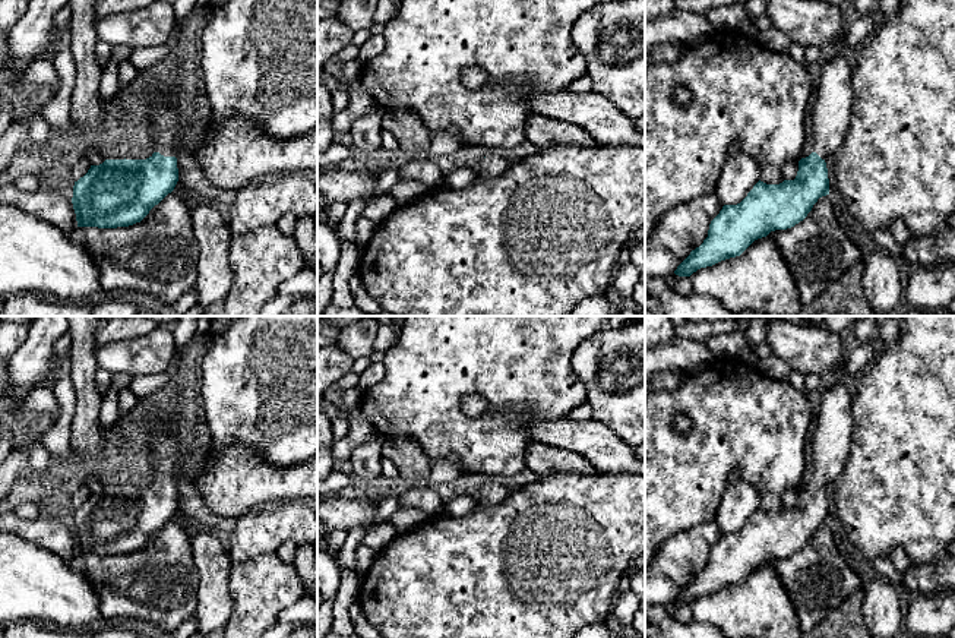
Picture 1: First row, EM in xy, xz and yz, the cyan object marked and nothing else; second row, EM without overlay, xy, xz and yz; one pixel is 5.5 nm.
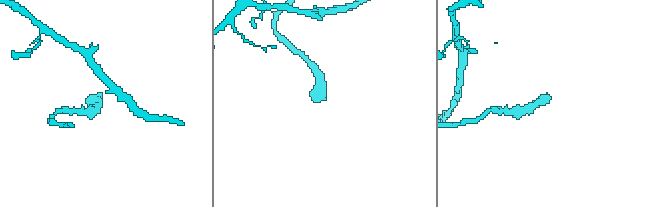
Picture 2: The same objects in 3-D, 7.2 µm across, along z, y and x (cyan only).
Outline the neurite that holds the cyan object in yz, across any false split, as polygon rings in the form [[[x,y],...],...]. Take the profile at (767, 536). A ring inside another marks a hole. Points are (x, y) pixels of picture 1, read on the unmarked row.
[[[838,382],[828,389],[820,389],[820,408],[818,427],[813,435],[813,480],[799,489],[794,508],[780,512],[758,509],[747,524],[737,533],[724,533],[711,549],[708,565],[690,579],[674,598],[679,604],[690,604],[701,596],[712,594],[721,588],[740,584],[755,568],[766,565],[771,559],[787,558],[803,549],[819,525],[829,522],[826,487],[832,484],[845,467],[851,448],[853,394],[845,382]]]

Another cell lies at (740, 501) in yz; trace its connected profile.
[[[746,480],[725,487],[714,522],[722,533],[740,531],[760,508],[760,493]]]

